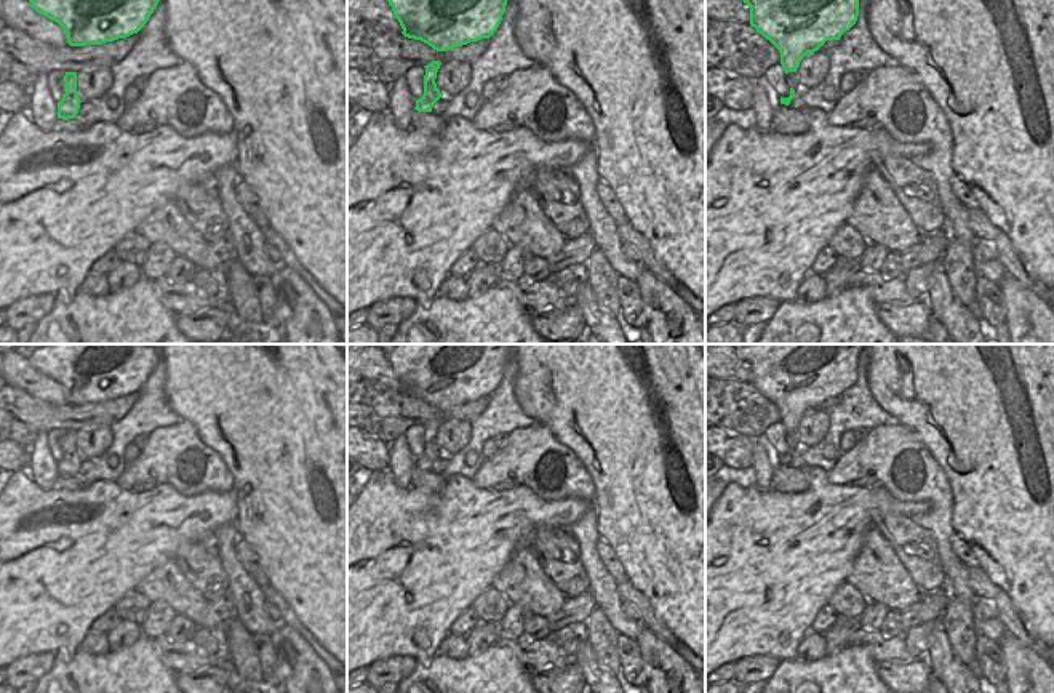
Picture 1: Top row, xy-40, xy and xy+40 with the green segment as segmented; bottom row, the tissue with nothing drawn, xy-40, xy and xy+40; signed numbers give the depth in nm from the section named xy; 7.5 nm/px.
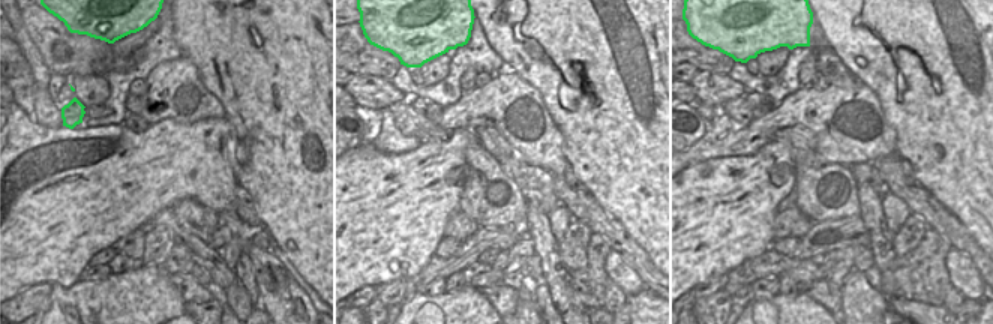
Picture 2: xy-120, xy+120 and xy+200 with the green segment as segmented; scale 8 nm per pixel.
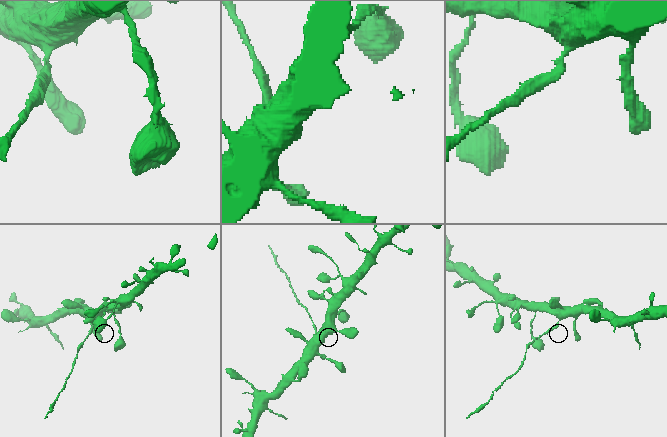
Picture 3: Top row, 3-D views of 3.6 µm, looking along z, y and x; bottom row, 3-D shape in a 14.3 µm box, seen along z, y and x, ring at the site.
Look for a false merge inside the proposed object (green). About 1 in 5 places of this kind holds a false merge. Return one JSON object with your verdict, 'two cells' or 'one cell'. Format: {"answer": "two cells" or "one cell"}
{"answer": "two cells"}

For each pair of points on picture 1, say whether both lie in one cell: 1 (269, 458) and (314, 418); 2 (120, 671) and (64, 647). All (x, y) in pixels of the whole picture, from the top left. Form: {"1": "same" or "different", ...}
{"1": "same", "2": "different"}

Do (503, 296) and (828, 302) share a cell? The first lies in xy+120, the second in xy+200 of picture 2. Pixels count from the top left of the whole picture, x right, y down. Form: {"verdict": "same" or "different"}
{"verdict": "same"}

